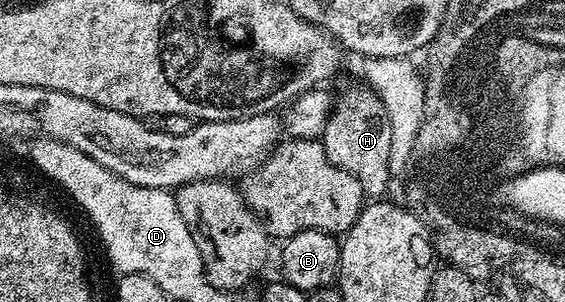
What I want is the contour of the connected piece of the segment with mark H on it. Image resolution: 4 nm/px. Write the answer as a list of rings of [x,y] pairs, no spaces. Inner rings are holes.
[[[364,88],[352,91],[344,100],[335,101],[320,140],[326,150],[326,158],[330,158],[334,166],[346,170],[346,174],[353,176],[360,183],[360,189],[365,197],[380,198],[385,195],[393,179],[390,170],[391,126],[379,95],[373,89]]]

